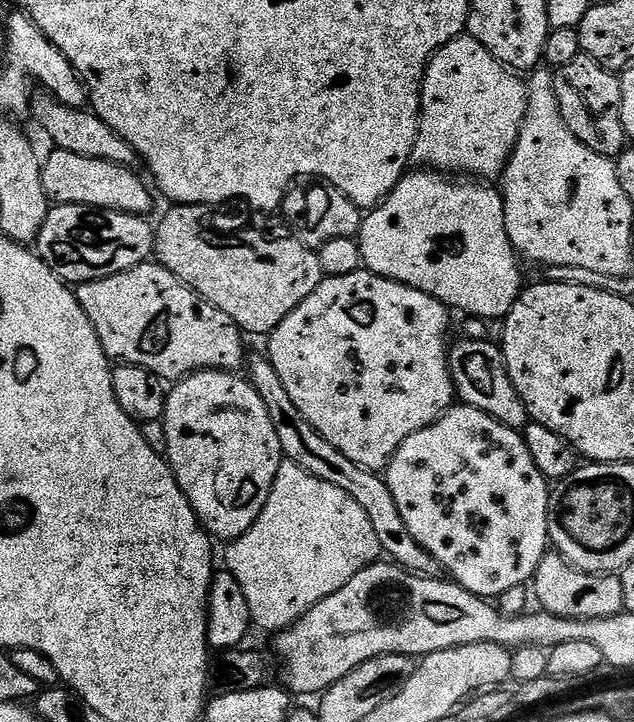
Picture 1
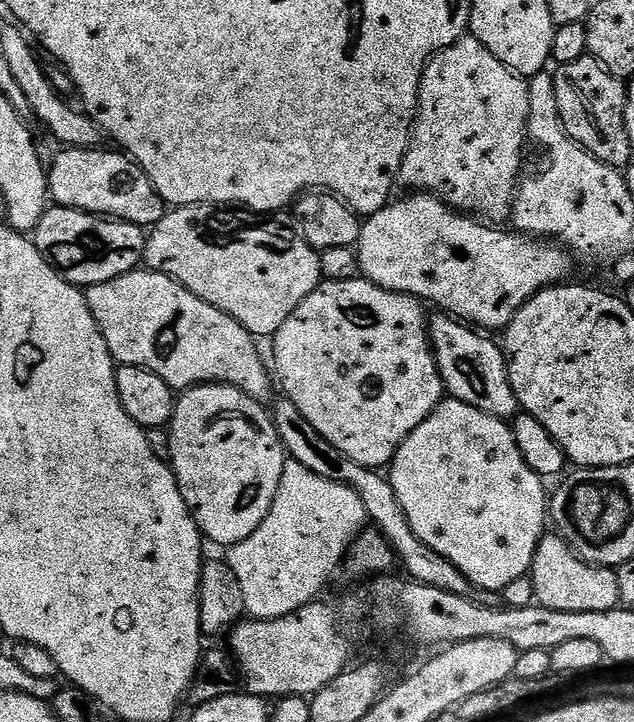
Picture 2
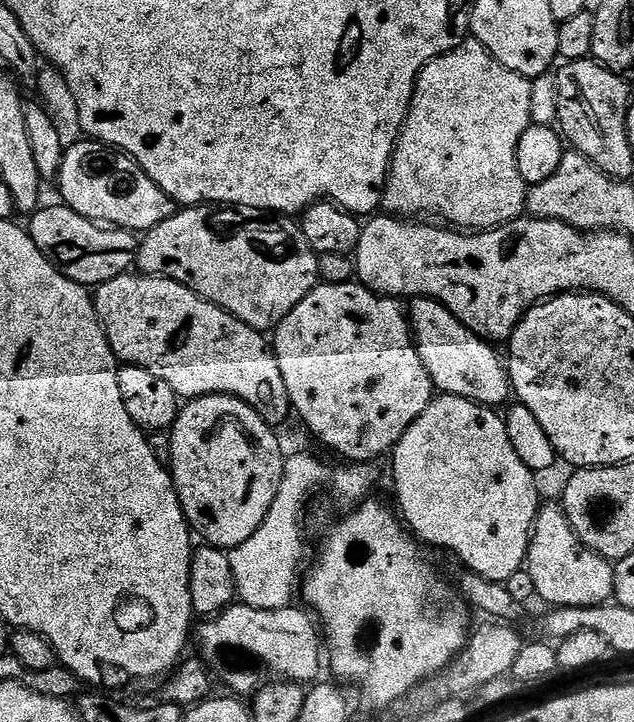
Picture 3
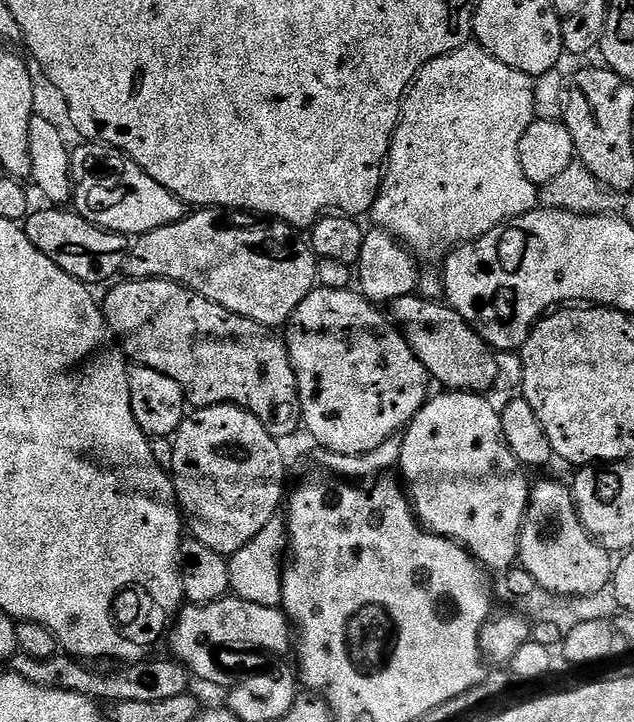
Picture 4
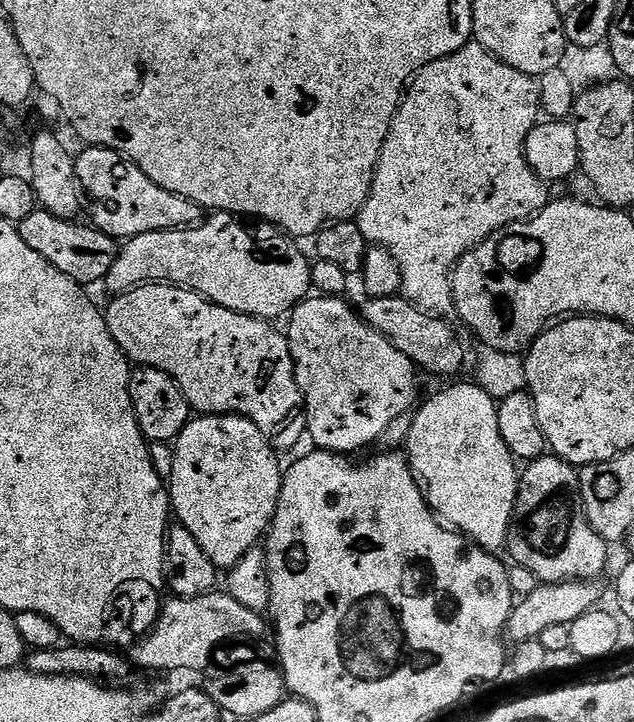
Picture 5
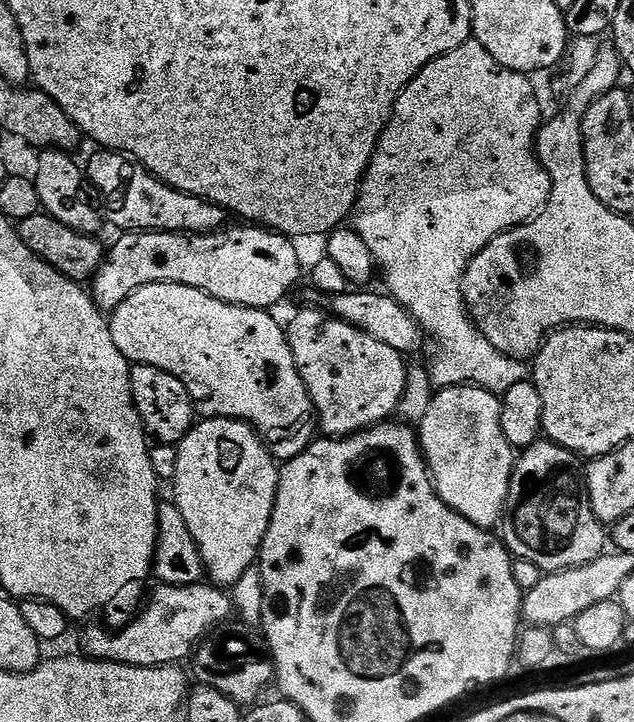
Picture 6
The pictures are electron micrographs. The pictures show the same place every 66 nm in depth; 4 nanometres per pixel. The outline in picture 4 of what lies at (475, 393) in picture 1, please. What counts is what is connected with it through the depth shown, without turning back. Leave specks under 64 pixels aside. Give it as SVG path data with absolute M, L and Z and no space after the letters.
M419 294L403 296L392 301L390 316L406 338L410 350L414 350L435 383L437 380L440 386L448 390L481 394L487 393L492 383L497 383L496 356L490 353L481 337L447 303Z

